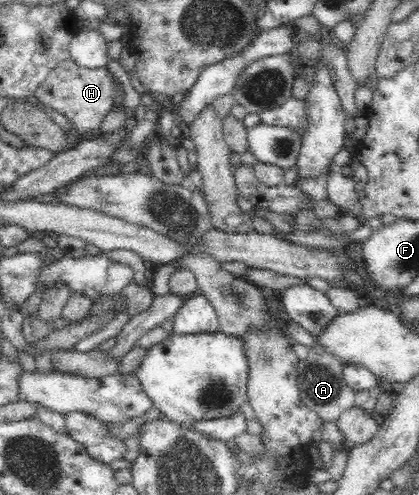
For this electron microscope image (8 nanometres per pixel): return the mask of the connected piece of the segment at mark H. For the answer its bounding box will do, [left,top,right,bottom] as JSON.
[32,57,120,133]

